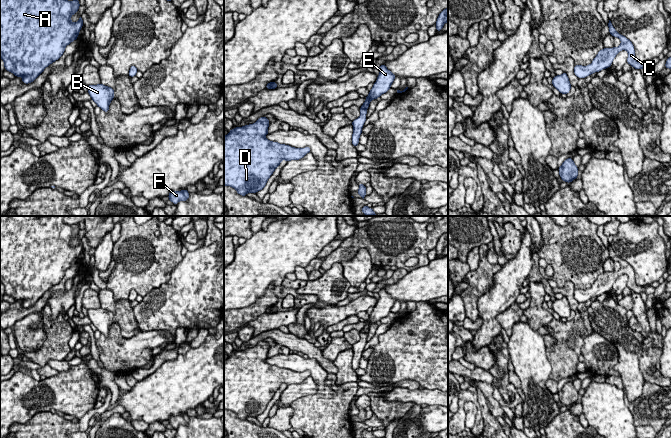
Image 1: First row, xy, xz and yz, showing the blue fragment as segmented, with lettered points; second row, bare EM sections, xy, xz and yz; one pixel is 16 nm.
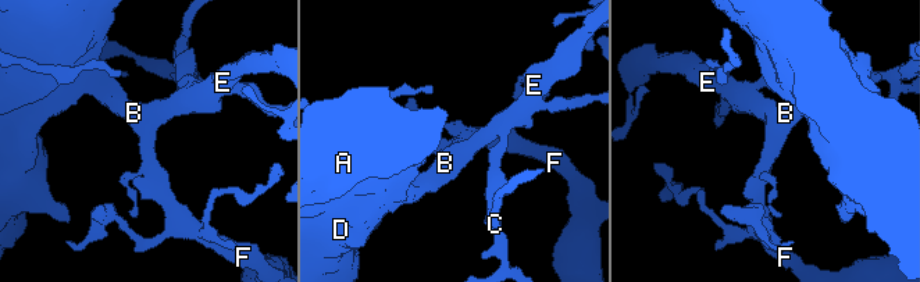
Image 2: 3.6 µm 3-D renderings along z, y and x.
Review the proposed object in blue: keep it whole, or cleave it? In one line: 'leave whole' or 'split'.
leave whole

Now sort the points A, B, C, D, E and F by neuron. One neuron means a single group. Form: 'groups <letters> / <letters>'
groups A B C D E F

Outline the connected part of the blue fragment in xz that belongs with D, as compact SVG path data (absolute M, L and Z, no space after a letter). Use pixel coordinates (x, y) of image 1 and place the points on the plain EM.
M261 341L253 348L231 353L224 360L224 410L234 412L242 420L262 414L282 384L299 384L311 375L310 371L295 372L266 363L268 351L269 343Z

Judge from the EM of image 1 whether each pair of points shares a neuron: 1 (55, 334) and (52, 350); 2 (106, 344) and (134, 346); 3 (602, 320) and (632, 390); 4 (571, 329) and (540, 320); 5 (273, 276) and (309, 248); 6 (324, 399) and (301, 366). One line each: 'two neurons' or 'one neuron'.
1: one neuron
2: one neuron
3: one neuron
4: two neurons
5: one neuron
6: one neuron

